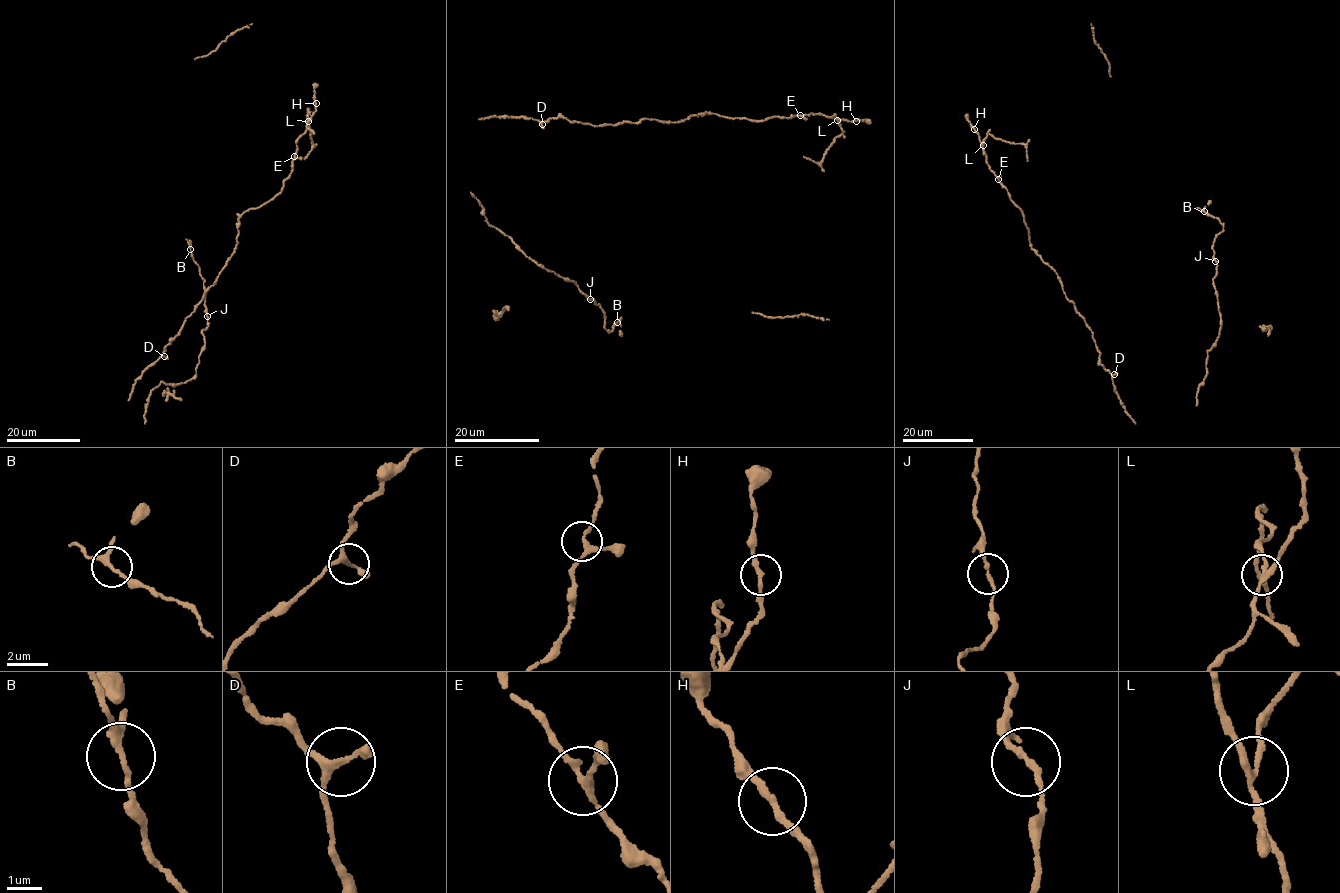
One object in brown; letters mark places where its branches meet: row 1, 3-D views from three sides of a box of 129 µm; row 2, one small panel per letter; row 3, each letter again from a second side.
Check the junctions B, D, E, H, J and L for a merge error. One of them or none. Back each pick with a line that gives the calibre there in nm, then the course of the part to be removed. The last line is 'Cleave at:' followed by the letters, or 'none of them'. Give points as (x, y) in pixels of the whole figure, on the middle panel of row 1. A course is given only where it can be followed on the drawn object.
L: 170 nm thick; foreign part runs (837, 120), (842, 134), (835, 138), (821, 162), (803, 156)
Cleave at: L

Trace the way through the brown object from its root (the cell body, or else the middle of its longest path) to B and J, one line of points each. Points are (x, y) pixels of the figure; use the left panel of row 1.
B: (145, 413), (151, 390), (160, 383), (174, 386), (196, 374), (205, 345), (205, 280), (190, 249)
J: (145, 413), (151, 390), (160, 383), (174, 386), (196, 374), (205, 342), (201, 331), (208, 326), (207, 315)

